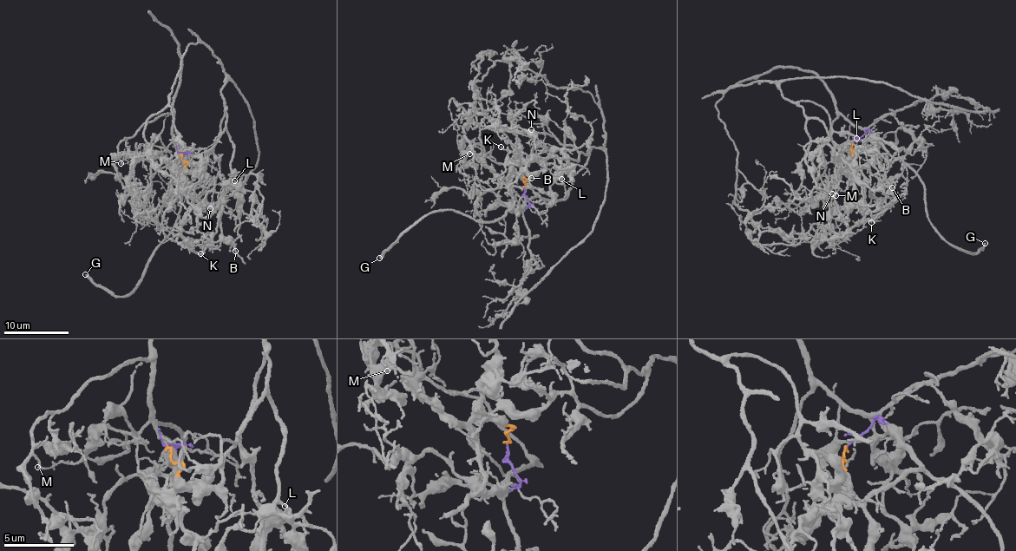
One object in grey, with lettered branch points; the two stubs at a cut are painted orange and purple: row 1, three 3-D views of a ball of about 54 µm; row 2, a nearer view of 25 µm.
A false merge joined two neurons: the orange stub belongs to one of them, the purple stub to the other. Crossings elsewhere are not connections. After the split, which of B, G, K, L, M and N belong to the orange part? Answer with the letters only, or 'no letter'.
B, K, L, N

